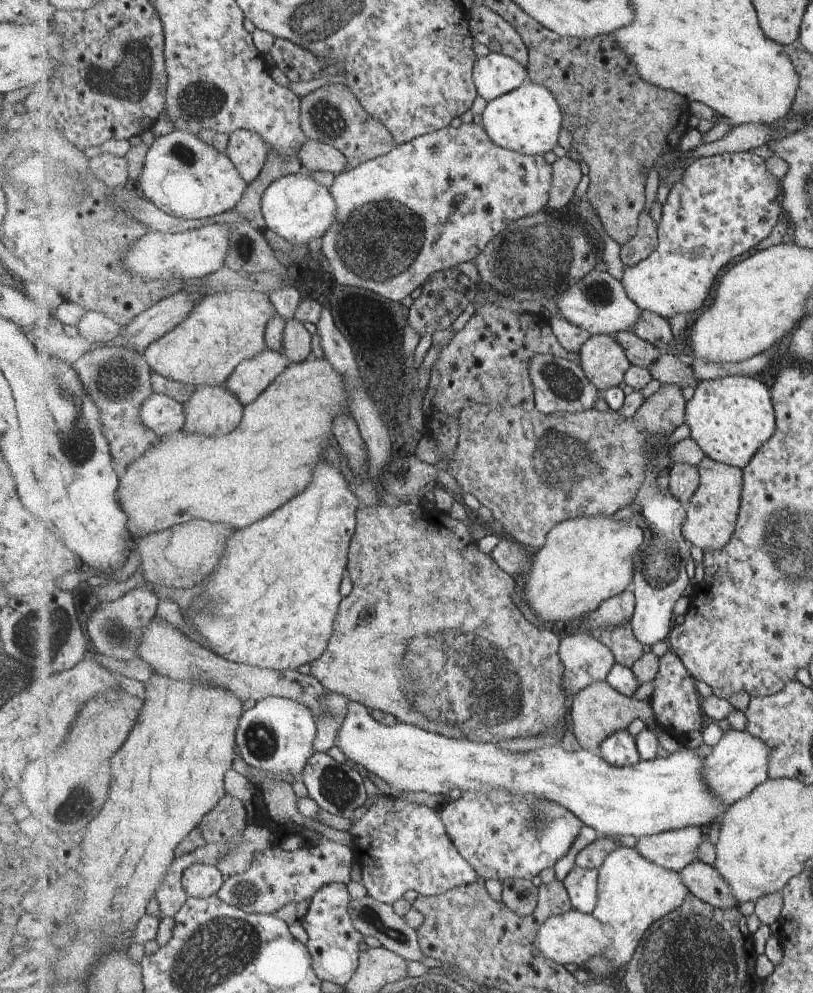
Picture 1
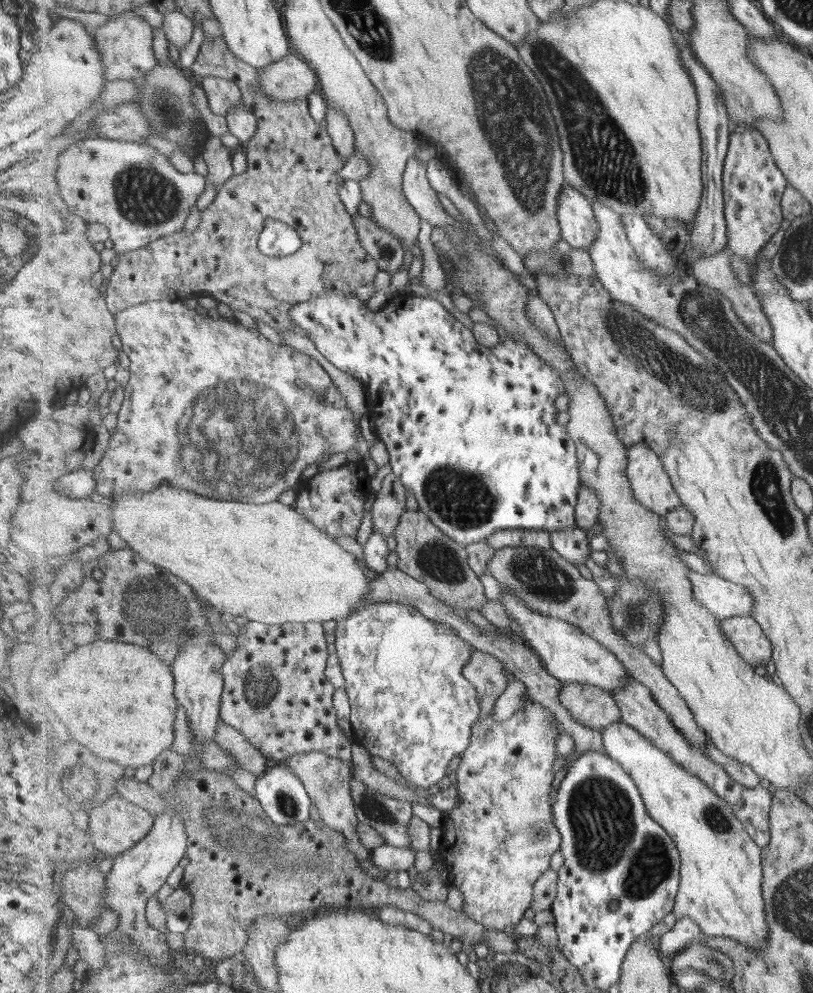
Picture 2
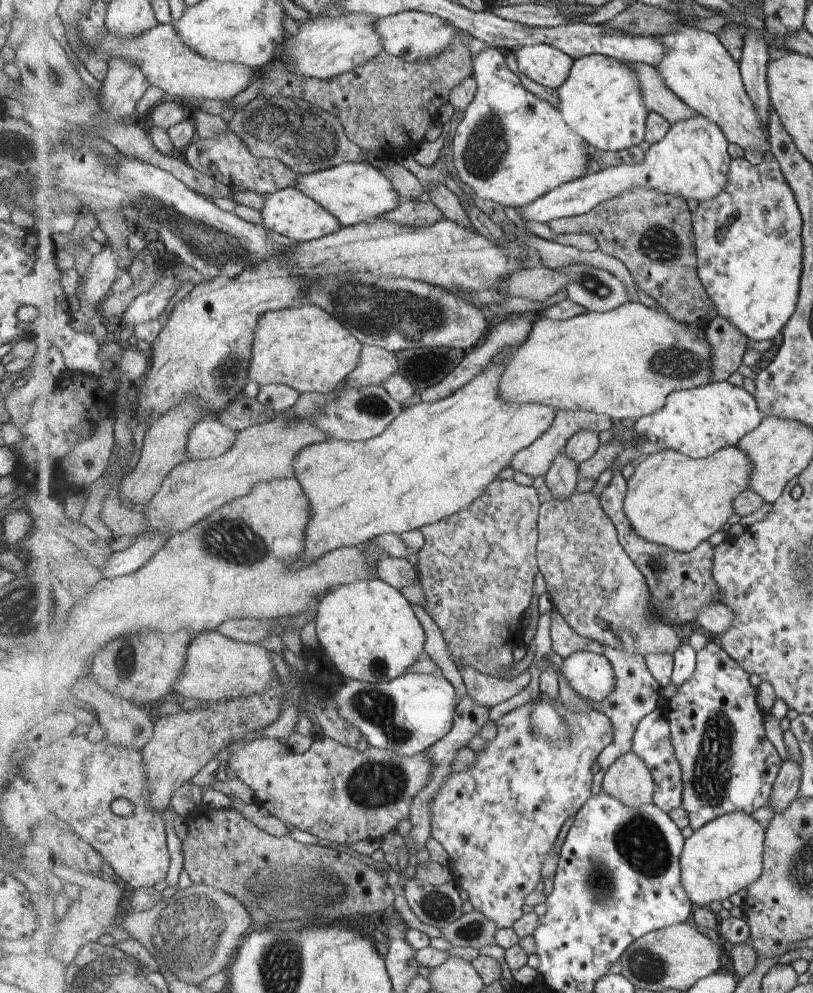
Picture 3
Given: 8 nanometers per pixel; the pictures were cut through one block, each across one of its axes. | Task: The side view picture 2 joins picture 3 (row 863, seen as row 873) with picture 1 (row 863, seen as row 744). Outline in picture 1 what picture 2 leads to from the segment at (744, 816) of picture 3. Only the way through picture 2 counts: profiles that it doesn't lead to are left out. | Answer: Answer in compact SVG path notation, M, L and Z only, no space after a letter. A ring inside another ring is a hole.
M621 847L615 852L612 852L600 868L598 878L598 906L593 912L595 918L598 918L608 927L612 936L611 946L603 955L616 968L627 964L636 953L637 947L642 943L647 930L663 917L666 917L669 913L681 907L690 894L690 888L687 888L679 872L655 864L655 861L650 861L647 857L644 857L636 847Z

